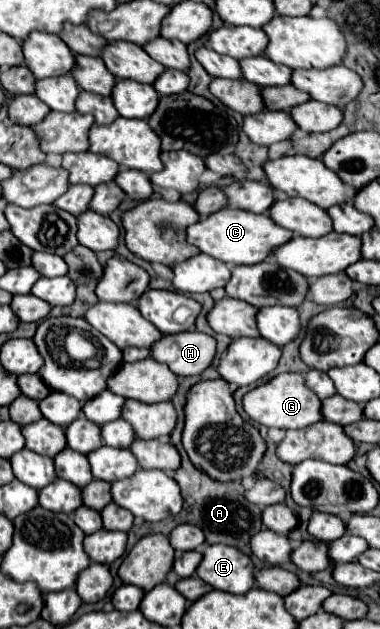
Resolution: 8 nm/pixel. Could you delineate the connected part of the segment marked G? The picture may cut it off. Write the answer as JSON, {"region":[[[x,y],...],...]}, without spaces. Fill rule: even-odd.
{"region":[[[281,373],[273,377],[267,385],[255,387],[243,397],[243,409],[253,421],[277,429],[303,429],[323,419],[321,399],[305,385],[301,373]]]}

